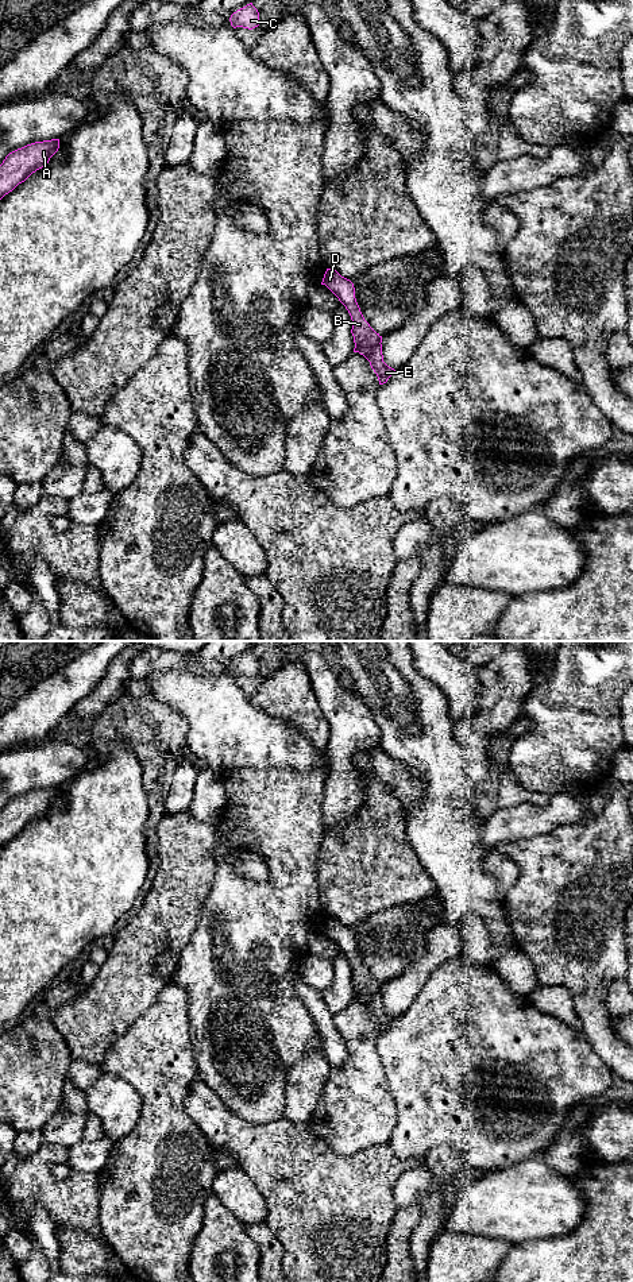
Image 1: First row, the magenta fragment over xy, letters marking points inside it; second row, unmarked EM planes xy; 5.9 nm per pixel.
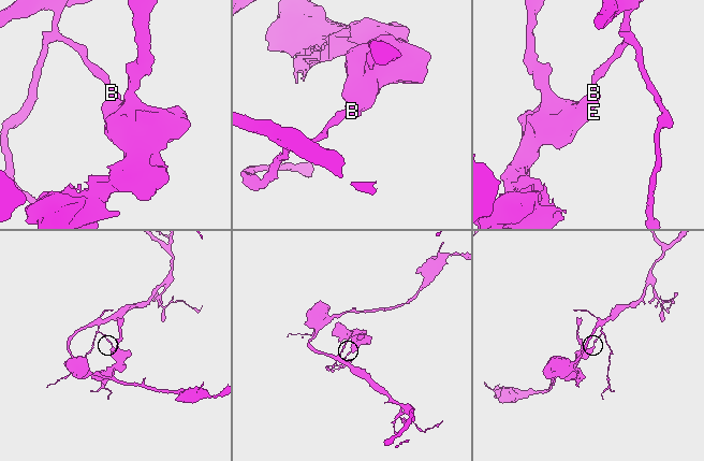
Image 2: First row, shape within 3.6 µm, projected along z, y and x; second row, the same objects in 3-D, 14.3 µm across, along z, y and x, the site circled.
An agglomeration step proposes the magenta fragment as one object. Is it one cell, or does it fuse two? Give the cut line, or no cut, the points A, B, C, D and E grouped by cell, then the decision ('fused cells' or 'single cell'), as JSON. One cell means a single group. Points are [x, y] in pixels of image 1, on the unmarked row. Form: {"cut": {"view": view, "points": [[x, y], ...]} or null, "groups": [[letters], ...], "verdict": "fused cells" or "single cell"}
{"cut": {"view": "xy", "points": [[354, 985], [361, 993], [377, 992], [379, 989]]}, "groups": [["A", "B", "C", "D"], ["E"]], "verdict": "fused cells"}

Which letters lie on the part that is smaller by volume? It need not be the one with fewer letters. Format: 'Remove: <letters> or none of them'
Remove: E

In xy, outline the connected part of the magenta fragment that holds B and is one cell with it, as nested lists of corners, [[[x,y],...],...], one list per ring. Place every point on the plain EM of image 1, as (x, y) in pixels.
[[[327,916],[321,932],[325,932],[348,958],[352,968],[351,981],[360,995],[382,991],[382,984],[364,968],[355,946],[354,931],[350,927],[341,924],[336,918]]]

